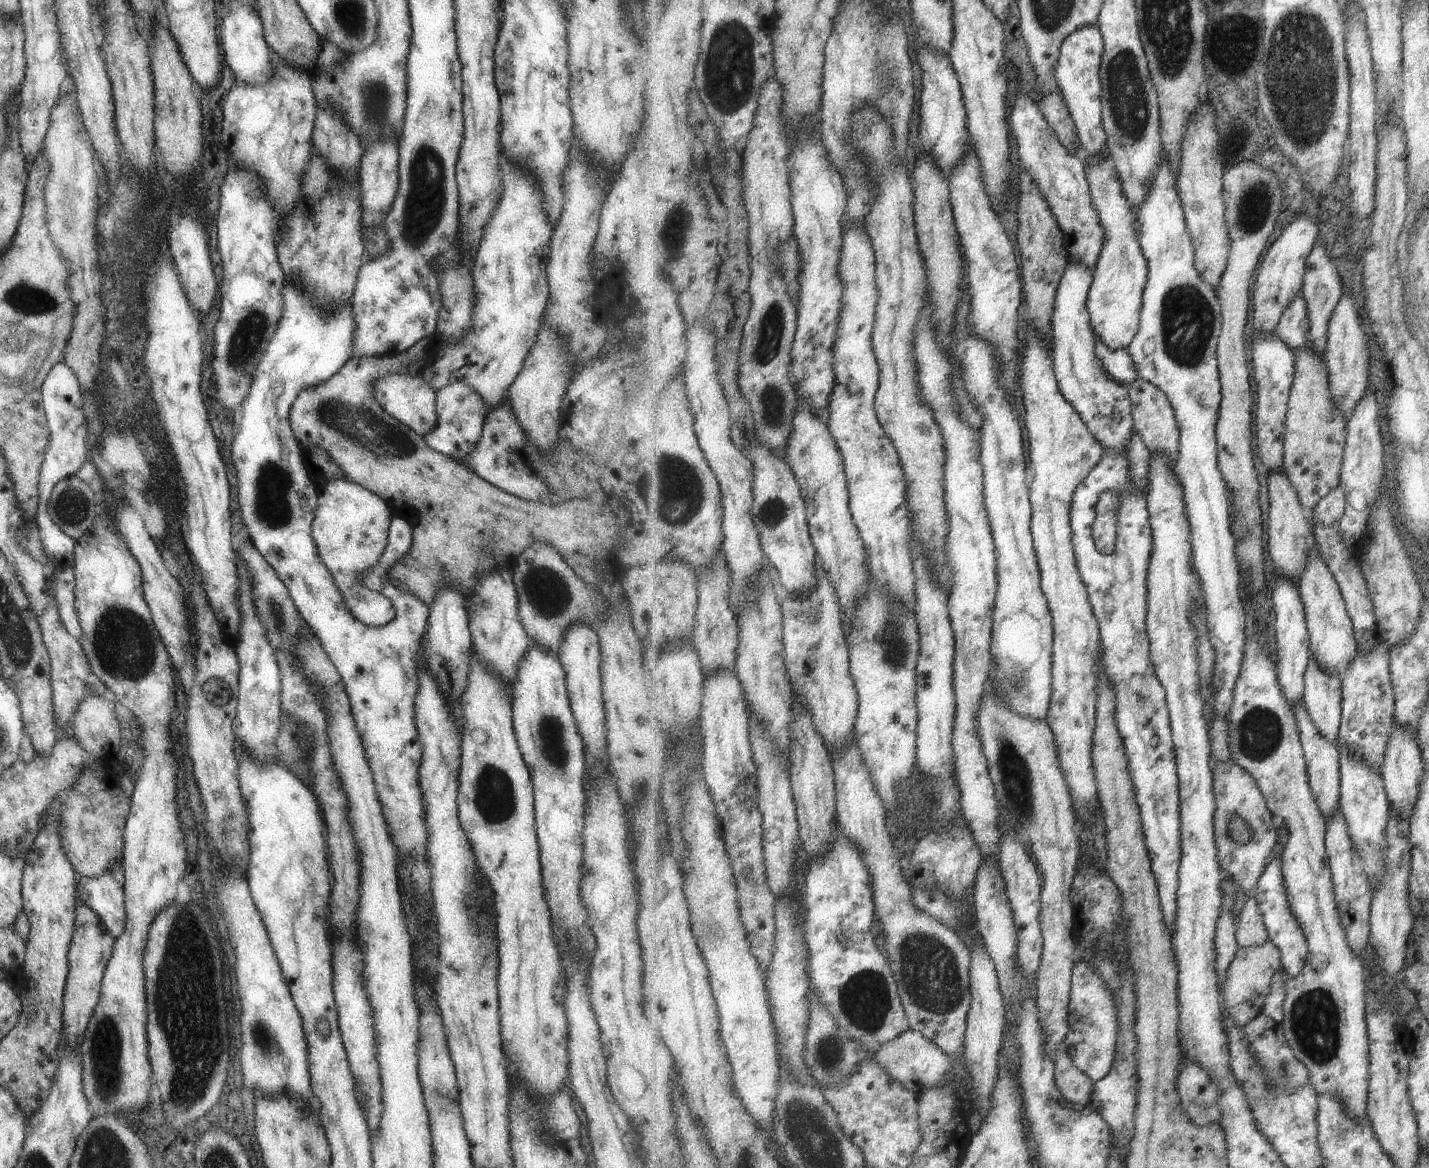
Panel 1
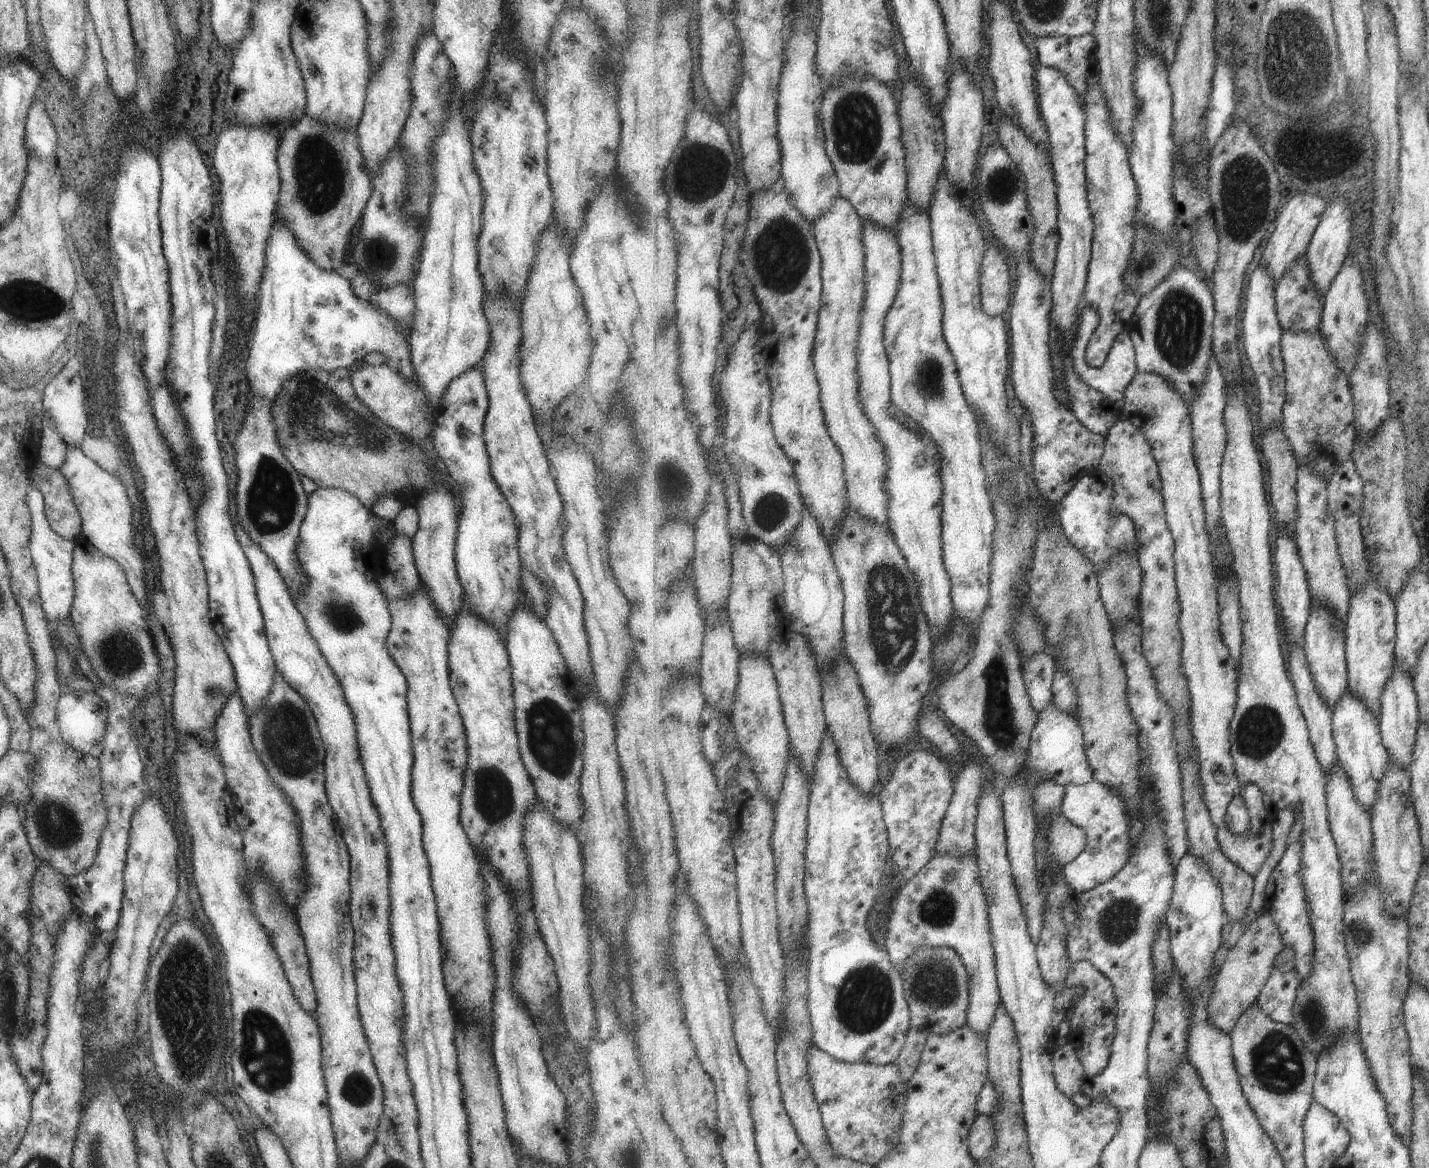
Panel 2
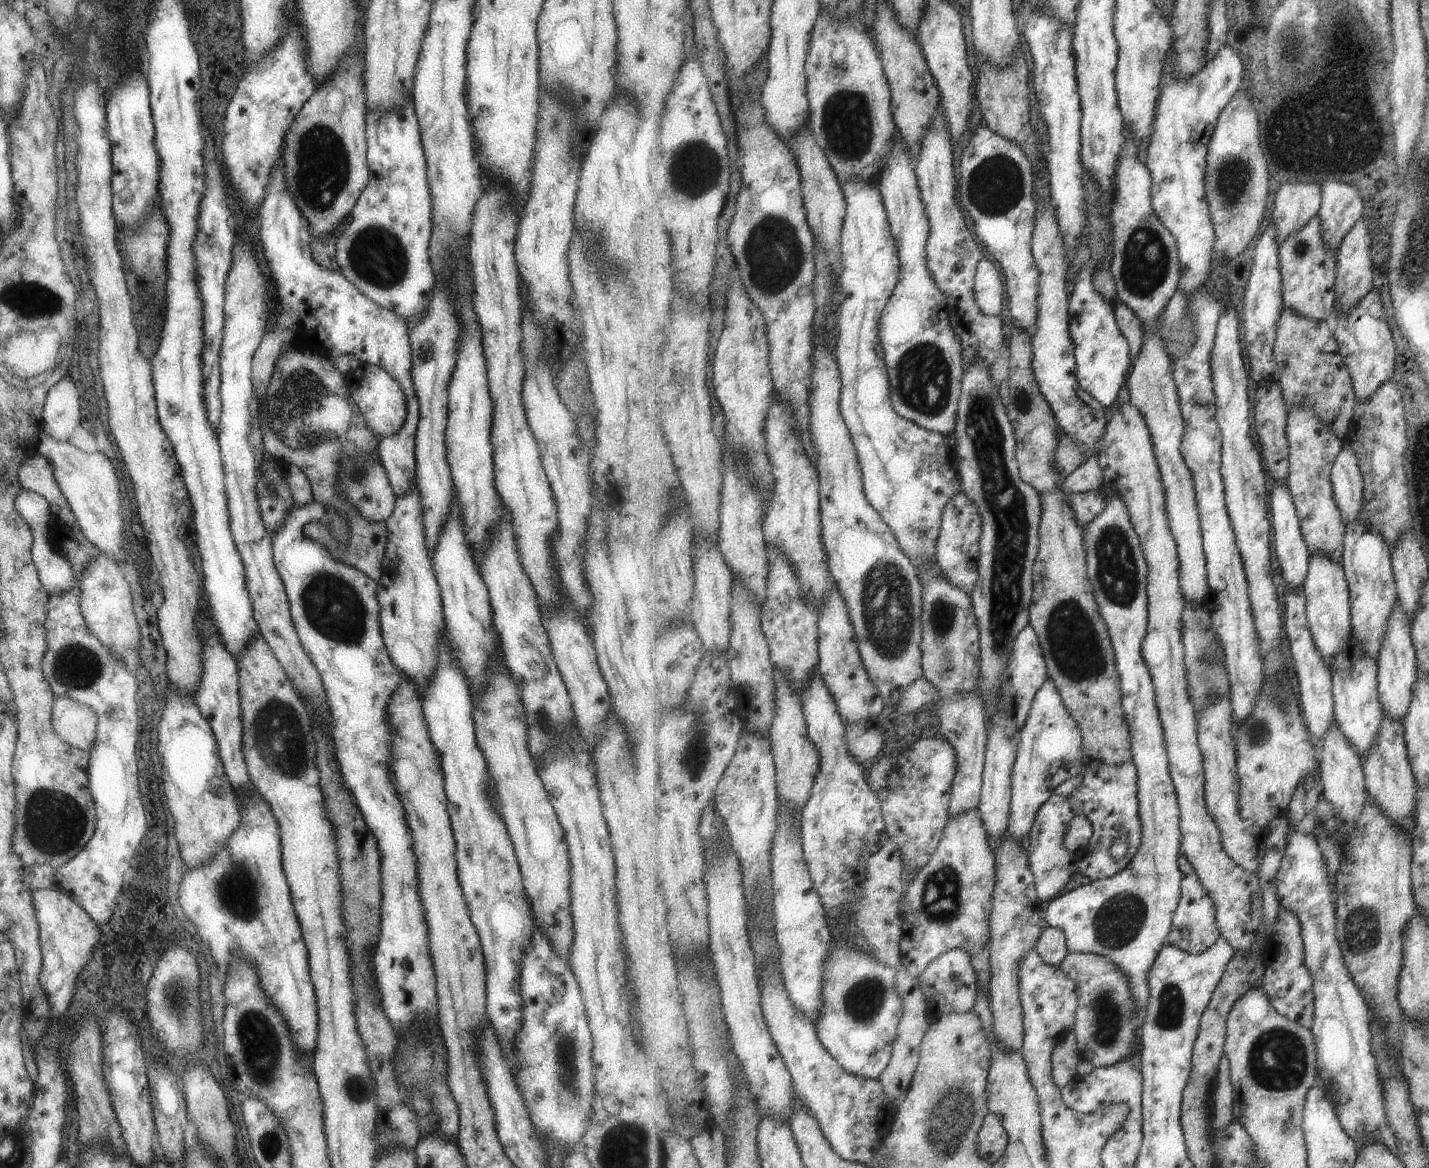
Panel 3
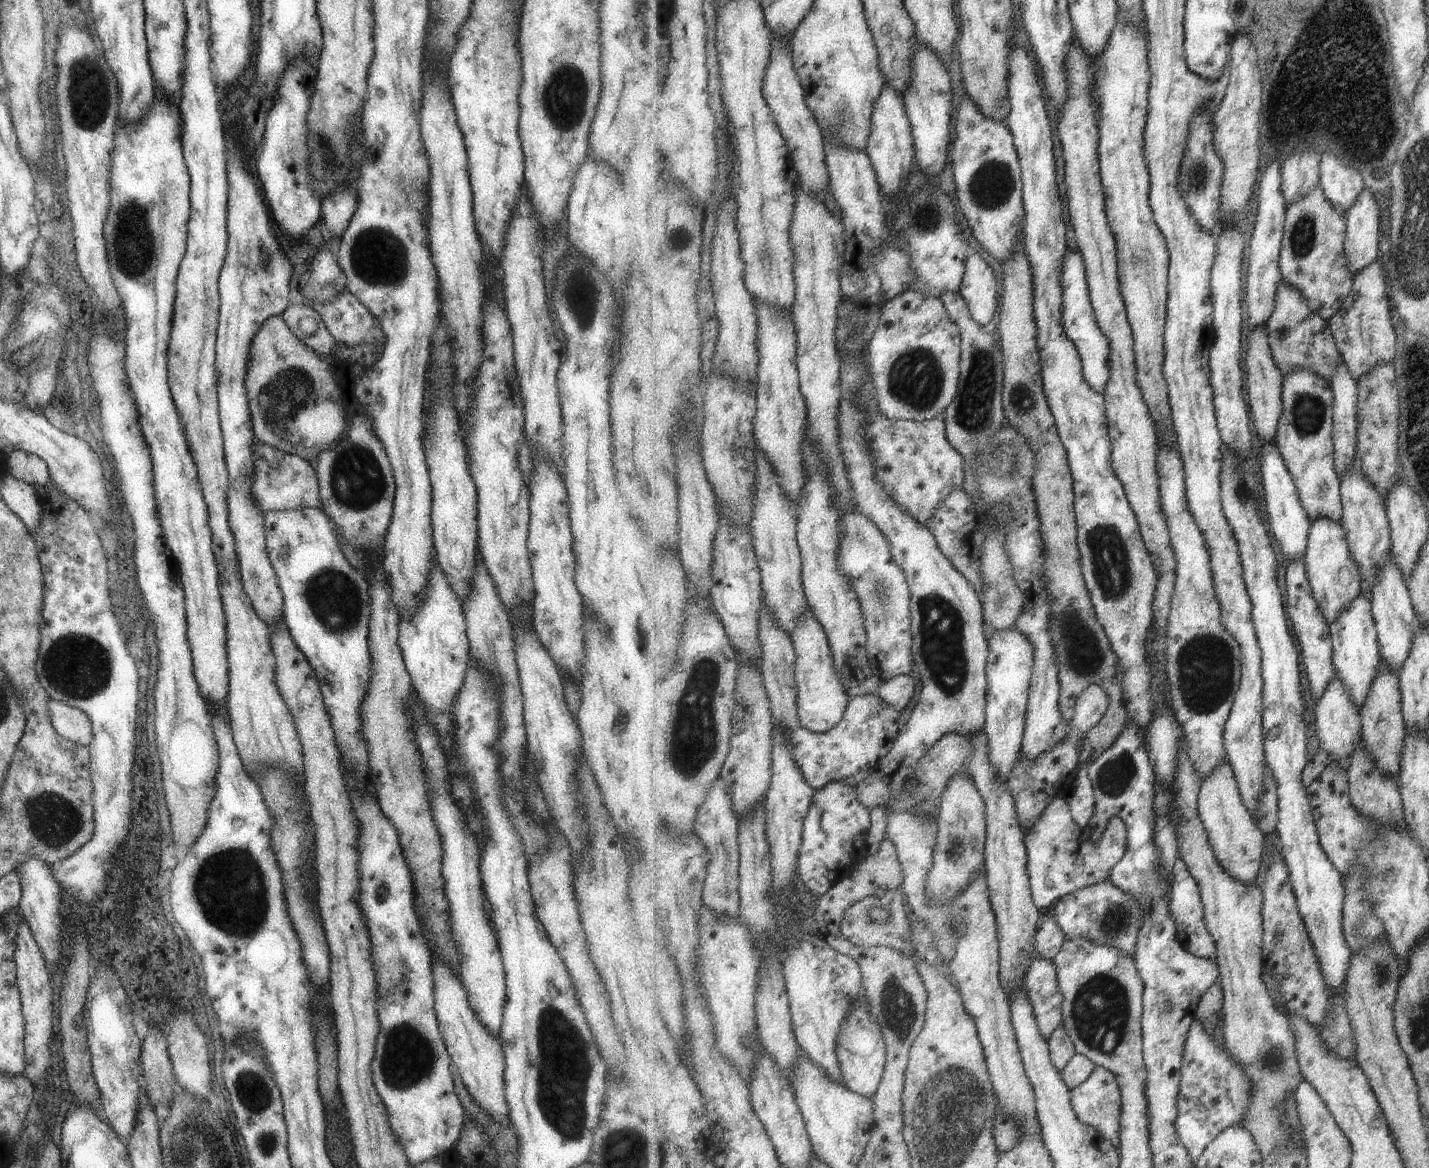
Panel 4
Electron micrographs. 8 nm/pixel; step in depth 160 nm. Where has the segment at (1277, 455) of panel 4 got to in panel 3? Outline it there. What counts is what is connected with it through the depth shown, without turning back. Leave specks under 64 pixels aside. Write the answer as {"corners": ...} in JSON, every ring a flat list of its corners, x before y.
{"corners":[[1274,482,1272,487,1271,510,1275,527,1275,550,1278,564,1282,569,1282,578,1285,586,1291,591,1304,588,1310,572,1311,554,1302,531,1302,520,1299,518,1294,496,1287,483]]}

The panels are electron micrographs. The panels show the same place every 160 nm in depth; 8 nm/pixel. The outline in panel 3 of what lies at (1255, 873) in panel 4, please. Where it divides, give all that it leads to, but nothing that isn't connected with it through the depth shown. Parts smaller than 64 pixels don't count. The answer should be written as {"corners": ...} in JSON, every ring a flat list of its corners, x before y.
{"corners":[[1217,697,1213,699,1198,715,1198,739,1202,749,1204,765,1206,768,1206,803,1210,815,1218,824,1222,833,1222,845,1227,854,1236,863,1239,863,1249,872,1257,873,1266,855,1266,844,1269,828,1261,826,1255,819,1245,820,1240,815,1240,780,1238,777,1238,756,1236,755,1236,742,1233,734,1234,708,1231,697]]}

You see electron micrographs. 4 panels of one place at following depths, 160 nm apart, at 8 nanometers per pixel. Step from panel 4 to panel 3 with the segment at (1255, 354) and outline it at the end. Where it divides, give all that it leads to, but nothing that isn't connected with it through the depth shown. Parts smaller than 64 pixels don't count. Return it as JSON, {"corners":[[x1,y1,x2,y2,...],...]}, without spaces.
{"corners":[[1272,381,1257,386,1255,430,1263,448,1263,458,1267,460,1268,470,1277,483,1287,483,1290,478,1290,440,1286,431,1289,414,1289,406,1279,382]]}

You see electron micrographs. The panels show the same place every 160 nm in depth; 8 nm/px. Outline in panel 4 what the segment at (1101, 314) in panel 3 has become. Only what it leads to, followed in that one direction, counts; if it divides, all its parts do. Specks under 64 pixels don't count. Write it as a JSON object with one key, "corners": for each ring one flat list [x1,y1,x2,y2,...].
{"corners":[[1079,249,1068,252,1063,267,1062,287,1064,288,1063,328,1065,336,1075,344,1082,357,1084,376,1087,383,1099,392,1105,393,1105,388,1111,377,1109,362,1109,340,1101,332,1095,318,1094,306,1090,297,1090,285,1087,280,1086,264]]}

